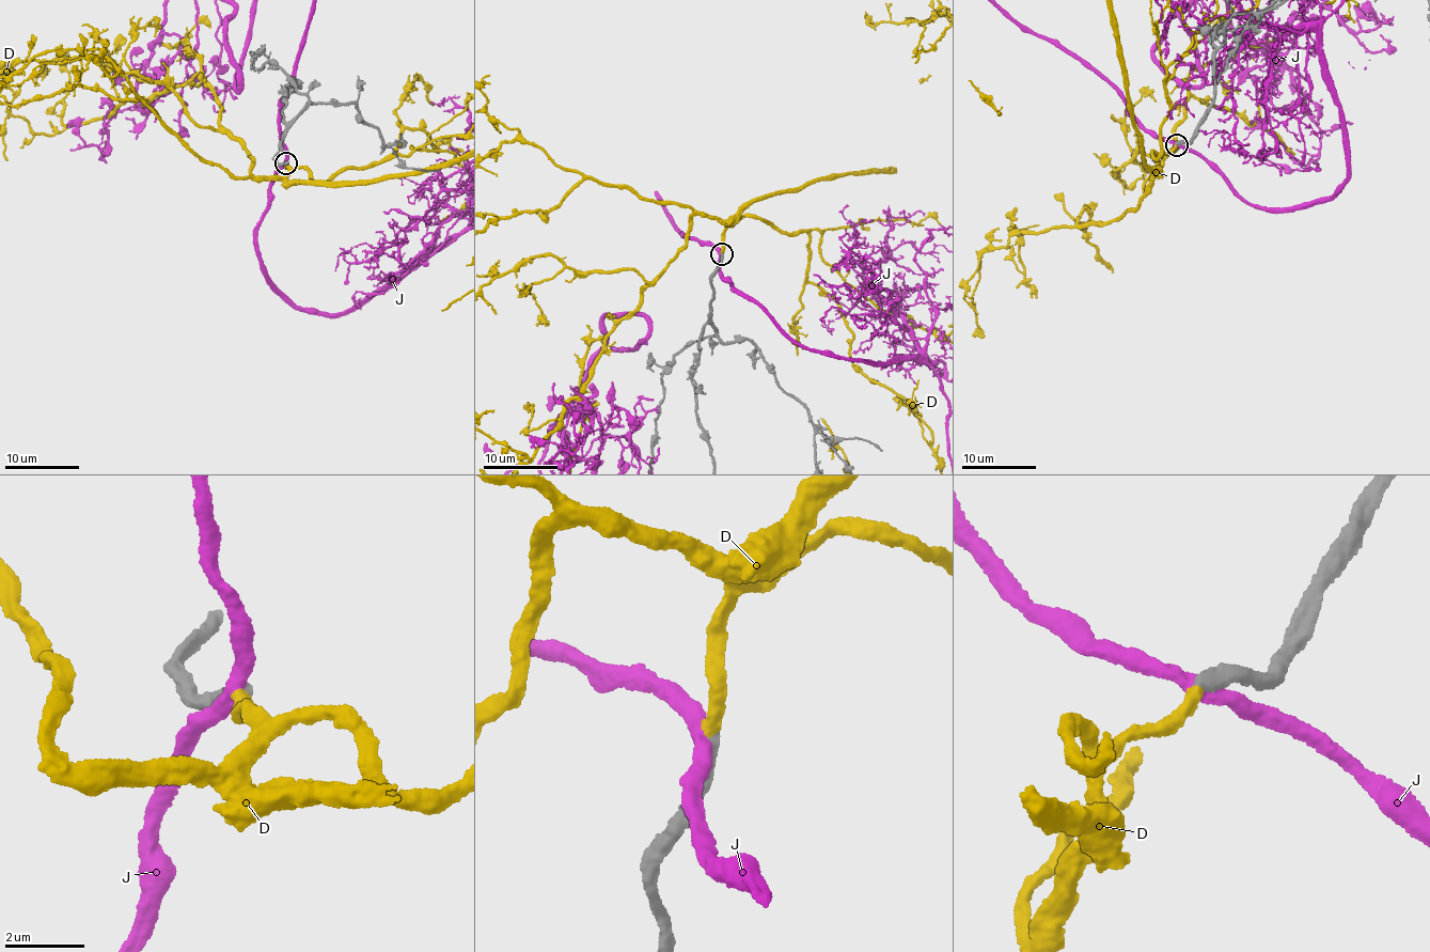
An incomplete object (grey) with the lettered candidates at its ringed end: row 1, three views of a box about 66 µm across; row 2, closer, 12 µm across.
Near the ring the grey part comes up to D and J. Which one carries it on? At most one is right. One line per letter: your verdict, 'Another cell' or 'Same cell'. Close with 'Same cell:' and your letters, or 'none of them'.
D: Same cell
J: Another cell
Same cell: D

